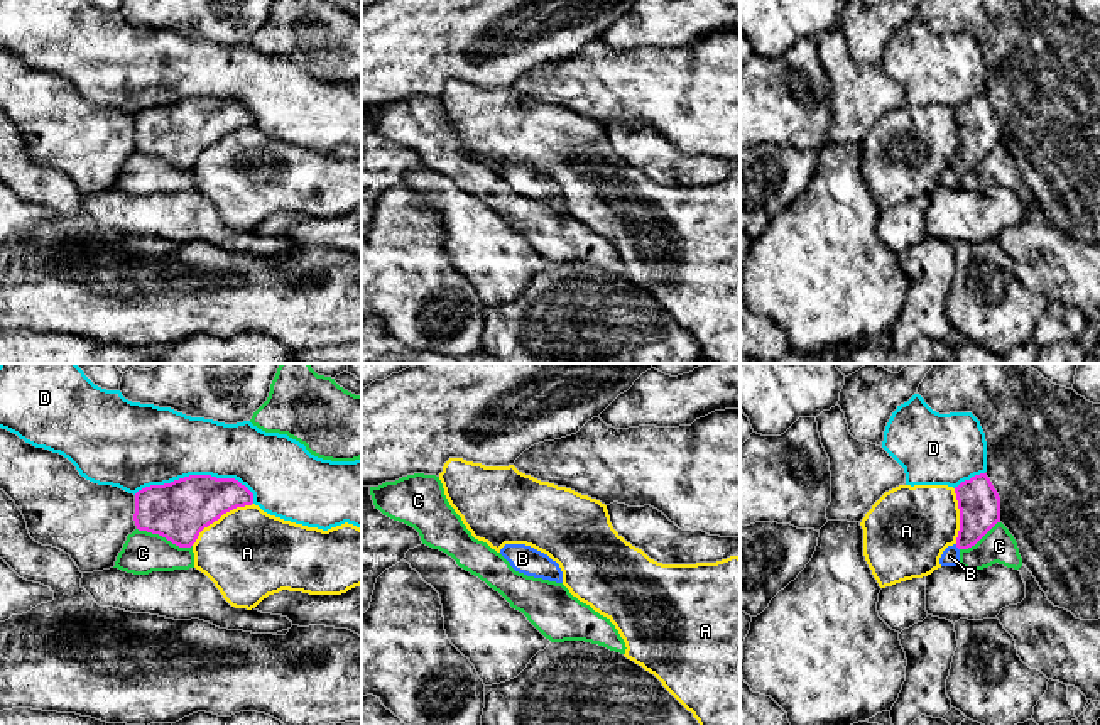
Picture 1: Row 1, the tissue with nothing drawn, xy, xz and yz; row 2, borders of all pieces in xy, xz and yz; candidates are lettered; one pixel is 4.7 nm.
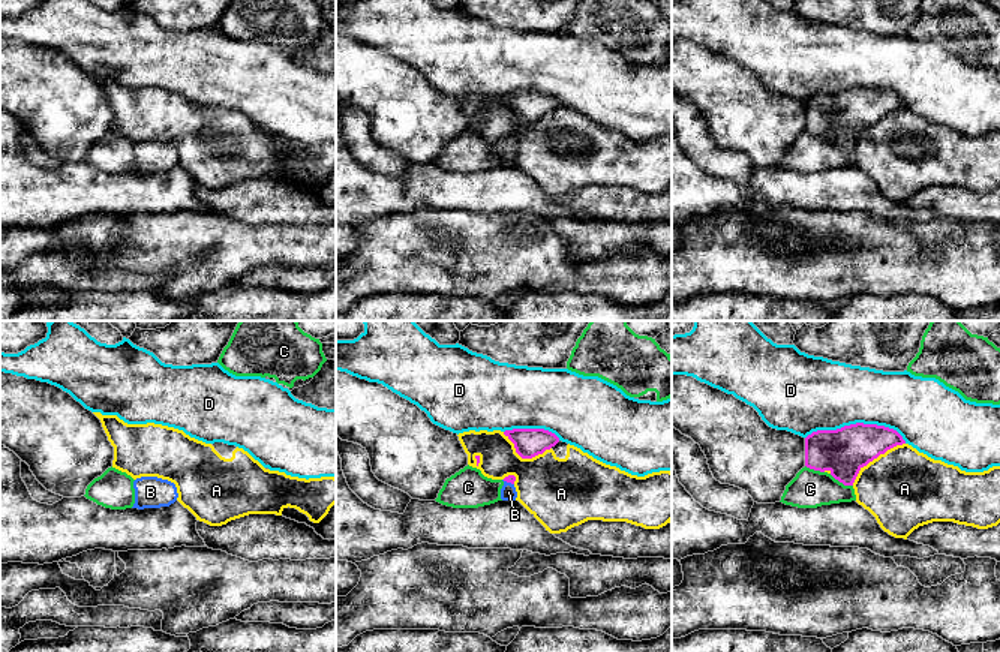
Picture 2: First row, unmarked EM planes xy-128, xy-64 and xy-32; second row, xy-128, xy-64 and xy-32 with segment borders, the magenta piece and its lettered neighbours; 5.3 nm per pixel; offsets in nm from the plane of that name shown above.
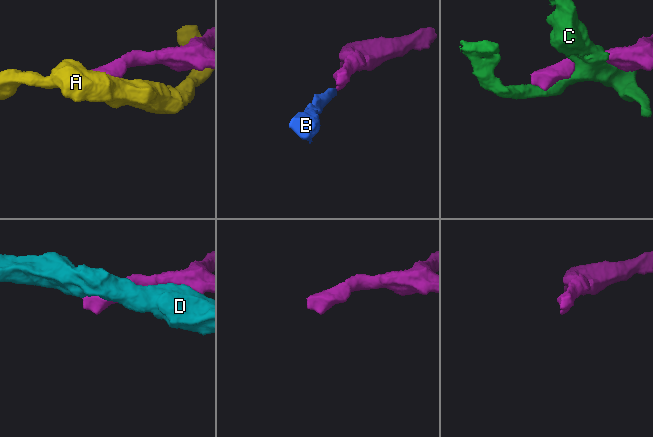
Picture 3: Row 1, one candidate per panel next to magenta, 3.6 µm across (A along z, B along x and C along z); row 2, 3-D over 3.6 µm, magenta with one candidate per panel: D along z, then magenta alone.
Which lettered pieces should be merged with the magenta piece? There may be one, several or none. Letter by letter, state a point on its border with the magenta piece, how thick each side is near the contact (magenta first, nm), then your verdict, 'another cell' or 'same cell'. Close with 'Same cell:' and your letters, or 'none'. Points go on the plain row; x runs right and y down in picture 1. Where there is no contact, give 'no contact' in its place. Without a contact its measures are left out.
A: xy (220, 137) | 280/420 nm | another cell
B: yz (957, 168) | 200/90 nm | same cell
C: xy (164, 158) | 280/200 nm | another cell
D: xy (198, 97) | 280/360 nm | another cell
Same cell: B

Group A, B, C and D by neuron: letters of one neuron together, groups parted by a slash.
A / B / C / D

